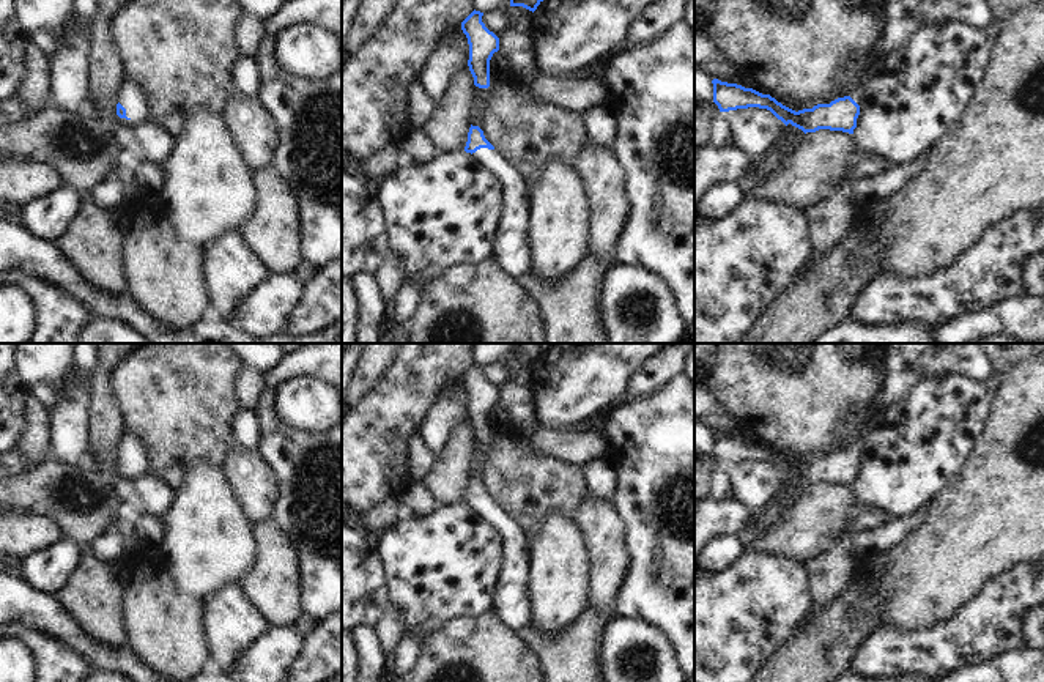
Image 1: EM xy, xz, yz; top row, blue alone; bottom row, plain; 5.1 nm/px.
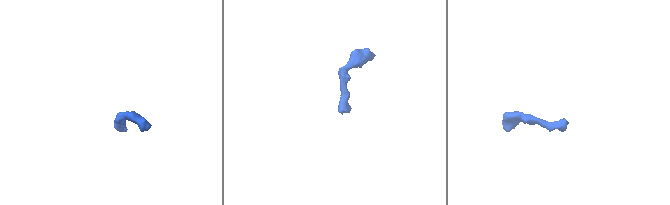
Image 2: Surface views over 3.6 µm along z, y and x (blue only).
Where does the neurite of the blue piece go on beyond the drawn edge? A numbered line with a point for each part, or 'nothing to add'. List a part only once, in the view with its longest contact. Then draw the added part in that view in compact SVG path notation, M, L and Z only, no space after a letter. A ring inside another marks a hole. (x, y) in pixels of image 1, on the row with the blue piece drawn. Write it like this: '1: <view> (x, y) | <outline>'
1: xz (512, 251) | M480 148L472 158L496 175L502 186L502 214L493 238L491 257L512 277L529 272L532 250L528 238L528 181L498 150Z

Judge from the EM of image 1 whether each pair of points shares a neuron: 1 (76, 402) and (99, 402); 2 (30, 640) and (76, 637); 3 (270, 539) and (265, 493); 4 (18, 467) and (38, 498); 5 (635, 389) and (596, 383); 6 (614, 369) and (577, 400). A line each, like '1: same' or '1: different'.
1: different
2: different
3: different
4: different
5: different
6: same

